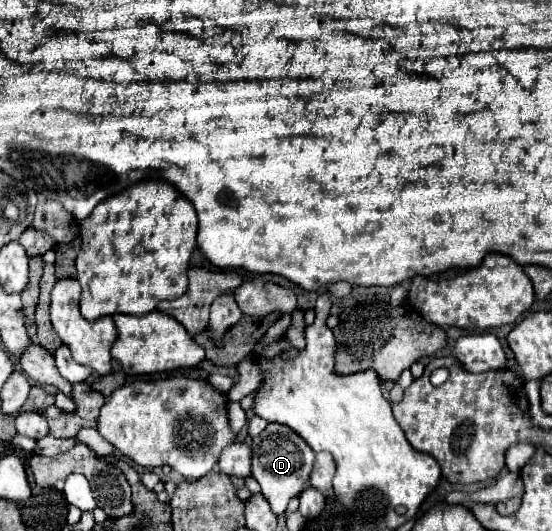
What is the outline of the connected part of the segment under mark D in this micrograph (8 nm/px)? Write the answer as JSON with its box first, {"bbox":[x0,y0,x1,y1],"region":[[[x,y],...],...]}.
{"bbox":[252,423,316,515],"region":[[[268,423],[262,435],[252,441],[252,477],[260,483],[262,495],[276,515],[282,515],[288,507],[288,501],[308,487],[308,475],[312,471],[314,455],[316,453],[304,443],[298,433],[278,423]]]}

